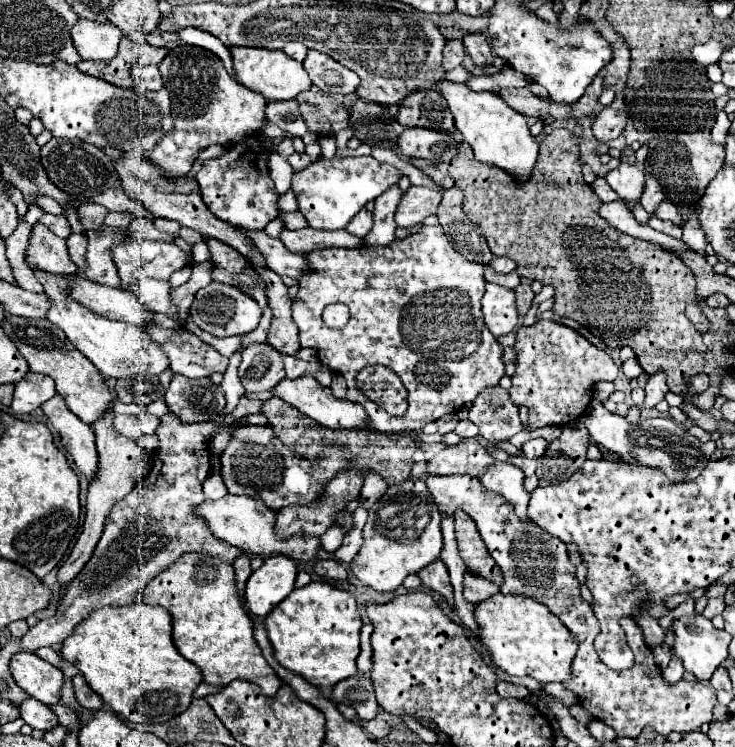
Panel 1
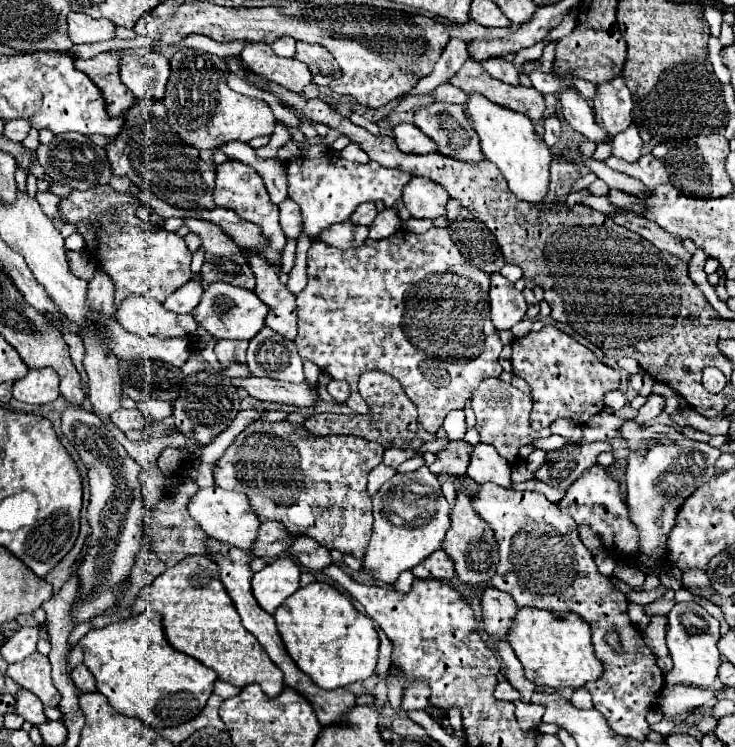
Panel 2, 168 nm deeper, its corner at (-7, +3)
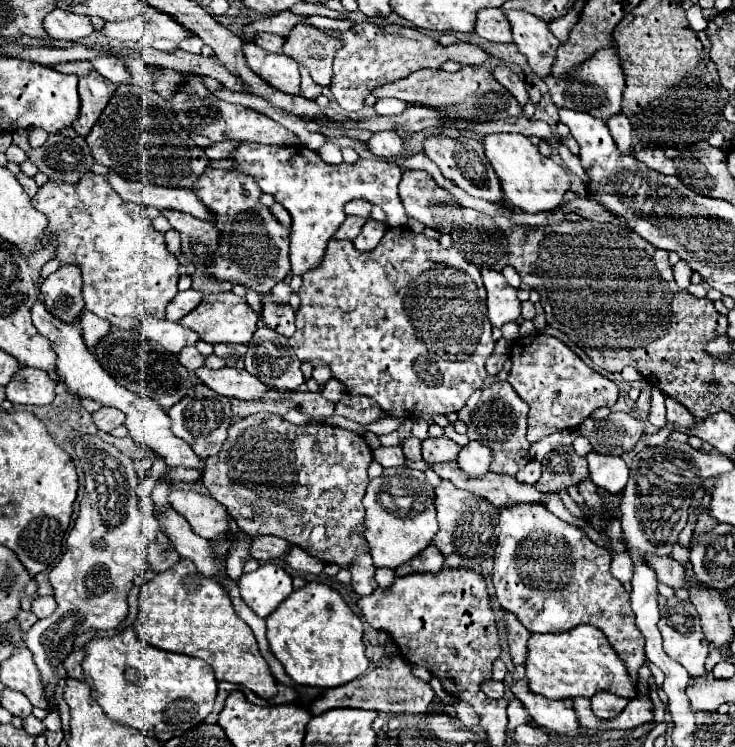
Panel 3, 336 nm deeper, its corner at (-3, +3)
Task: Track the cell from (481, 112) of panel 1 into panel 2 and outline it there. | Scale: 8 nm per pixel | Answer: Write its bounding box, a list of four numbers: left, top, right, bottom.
[466,96,552,204]

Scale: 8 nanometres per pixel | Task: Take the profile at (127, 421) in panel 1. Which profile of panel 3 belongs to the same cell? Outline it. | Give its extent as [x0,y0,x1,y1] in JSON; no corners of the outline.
[92,408,124,432]

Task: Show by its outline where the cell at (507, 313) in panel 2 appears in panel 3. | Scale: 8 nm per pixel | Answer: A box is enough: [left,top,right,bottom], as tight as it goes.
[482,268,520,328]

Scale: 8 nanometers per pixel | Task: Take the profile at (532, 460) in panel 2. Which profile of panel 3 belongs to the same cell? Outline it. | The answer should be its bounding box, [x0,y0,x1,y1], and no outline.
[516,460,540,484]

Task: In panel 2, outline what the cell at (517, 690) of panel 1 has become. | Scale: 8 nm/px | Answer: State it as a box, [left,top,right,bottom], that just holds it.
[494,680,518,702]

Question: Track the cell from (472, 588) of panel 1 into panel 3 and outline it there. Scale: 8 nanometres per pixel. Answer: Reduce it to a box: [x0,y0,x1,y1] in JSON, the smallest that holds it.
[504,610,528,664]

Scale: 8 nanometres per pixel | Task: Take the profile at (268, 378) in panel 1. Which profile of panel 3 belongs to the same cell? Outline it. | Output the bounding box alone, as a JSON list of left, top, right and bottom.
[246,326,304,390]

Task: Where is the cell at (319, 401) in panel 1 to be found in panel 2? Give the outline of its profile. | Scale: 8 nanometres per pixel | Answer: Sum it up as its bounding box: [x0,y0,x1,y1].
[230,376,318,406]

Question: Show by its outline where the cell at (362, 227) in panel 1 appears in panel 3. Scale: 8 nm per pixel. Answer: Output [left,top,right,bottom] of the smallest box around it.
[346,200,372,218]

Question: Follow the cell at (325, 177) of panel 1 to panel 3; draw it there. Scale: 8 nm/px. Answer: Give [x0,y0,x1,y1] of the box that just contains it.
[232,142,408,274]

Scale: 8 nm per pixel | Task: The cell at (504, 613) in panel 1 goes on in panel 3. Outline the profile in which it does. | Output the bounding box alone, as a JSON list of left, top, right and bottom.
[524,624,636,700]

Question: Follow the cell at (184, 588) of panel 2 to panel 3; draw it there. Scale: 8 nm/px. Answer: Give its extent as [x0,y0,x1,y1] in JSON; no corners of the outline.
[133,560,276,700]

